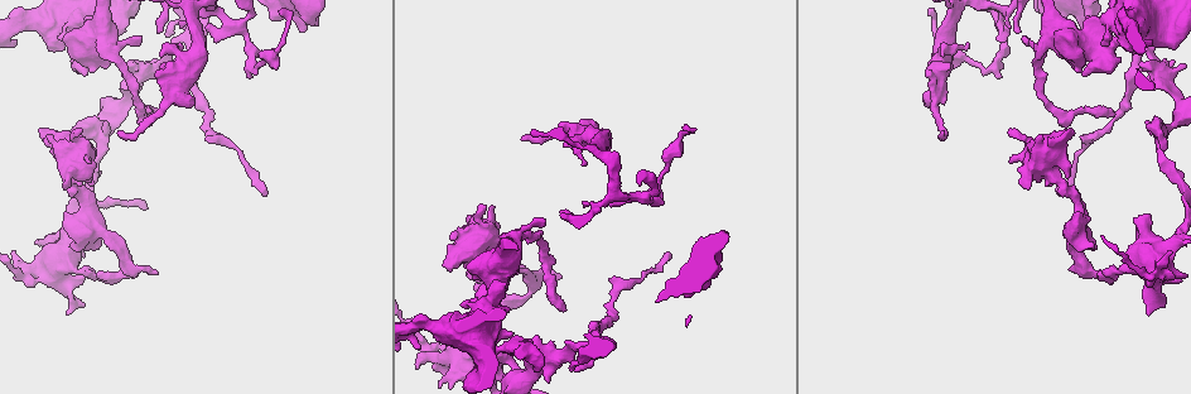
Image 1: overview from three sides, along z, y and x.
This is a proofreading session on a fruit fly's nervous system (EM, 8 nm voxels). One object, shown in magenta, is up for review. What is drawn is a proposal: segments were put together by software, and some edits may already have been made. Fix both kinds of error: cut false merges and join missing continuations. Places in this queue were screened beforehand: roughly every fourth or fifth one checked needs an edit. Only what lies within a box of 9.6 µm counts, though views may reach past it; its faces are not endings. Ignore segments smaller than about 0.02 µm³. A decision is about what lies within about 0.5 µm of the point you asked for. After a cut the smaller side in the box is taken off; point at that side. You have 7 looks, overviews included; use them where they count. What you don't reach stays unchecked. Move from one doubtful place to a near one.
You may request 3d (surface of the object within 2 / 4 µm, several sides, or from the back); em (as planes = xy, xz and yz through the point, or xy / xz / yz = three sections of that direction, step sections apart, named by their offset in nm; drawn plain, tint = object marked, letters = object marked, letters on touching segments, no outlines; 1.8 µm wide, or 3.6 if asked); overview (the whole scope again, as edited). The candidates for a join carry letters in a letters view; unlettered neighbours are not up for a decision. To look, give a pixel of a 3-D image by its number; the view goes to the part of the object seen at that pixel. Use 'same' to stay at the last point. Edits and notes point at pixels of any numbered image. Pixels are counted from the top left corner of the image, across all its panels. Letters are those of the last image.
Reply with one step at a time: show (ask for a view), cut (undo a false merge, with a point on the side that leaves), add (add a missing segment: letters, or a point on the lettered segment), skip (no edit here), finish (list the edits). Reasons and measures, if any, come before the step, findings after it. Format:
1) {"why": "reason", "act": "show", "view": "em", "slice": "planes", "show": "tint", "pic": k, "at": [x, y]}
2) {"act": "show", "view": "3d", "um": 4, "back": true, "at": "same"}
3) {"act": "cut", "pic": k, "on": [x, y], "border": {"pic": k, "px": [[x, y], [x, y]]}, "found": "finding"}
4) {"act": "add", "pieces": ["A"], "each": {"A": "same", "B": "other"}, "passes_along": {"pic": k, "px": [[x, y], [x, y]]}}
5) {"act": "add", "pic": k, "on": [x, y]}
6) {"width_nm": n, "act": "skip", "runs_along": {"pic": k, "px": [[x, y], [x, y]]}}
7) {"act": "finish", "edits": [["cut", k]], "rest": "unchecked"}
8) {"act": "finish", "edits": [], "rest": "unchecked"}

{"why": "branch stops here", "act": "show", "view": "3d", "um": 4, "back": true, "pic": 1, "at": [85, 305]}

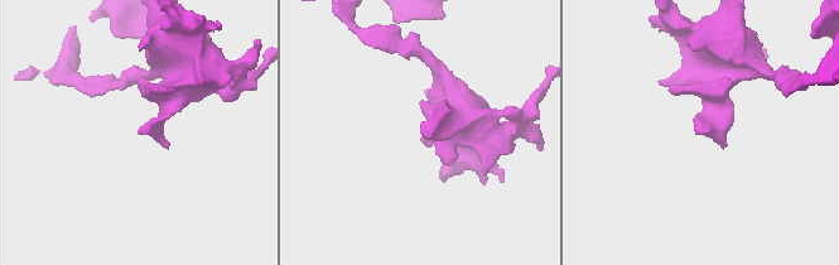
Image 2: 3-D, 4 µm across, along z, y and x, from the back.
{"why": "need the tissue", "act": "show", "view": "em", "slice": "yz", "step": 16, "show": "tint", "pic": 2, "at": [141, 133]}

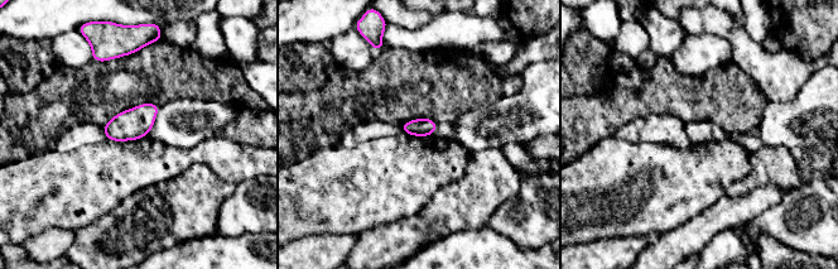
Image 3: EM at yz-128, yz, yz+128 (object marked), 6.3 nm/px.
{"why": "what lies round it", "act": "show", "view": "em", "slice": "yz", "step": 16, "show": "letters", "at": "same"}

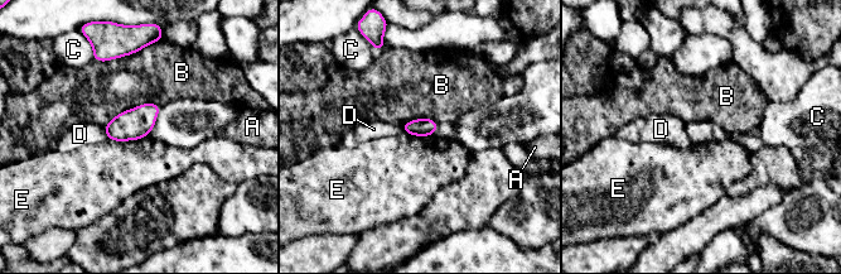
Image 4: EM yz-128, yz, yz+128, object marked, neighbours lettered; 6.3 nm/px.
{"longest_contact_nm": ["E", 280], "act": "skip", "each": {"A": "other", "B": "other", "C": "other", "D": "other", "E": "other"}, "border": {"pic": 4, "px": [[148, 135], [127, 140], [106, 139]]}, "found": "no lettered segment goes on from it"}

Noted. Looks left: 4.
{"why": "sudden change in width", "act": "show", "view": "em", "um": 3.6, "slice": "xz", "step": 8, "show": "letters", "pic": 1, "at": [1181, 236]}

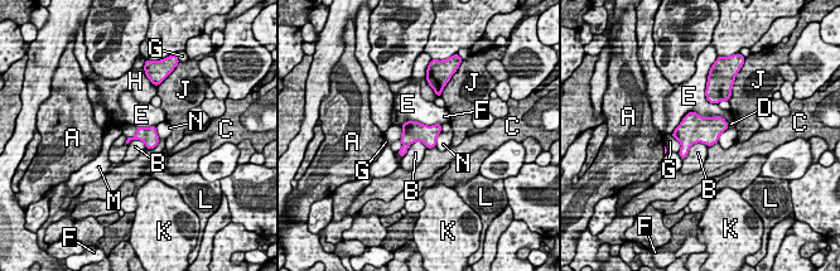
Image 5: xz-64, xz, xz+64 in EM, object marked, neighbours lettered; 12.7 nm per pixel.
{"why": "cut it another way", "act": "show", "view": "em", "um": 3.6, "slice": "planes", "show": "letters", "at": "same"}

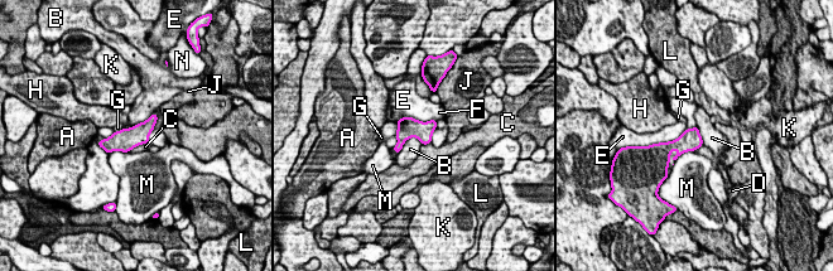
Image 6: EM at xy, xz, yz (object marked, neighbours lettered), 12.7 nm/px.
{"longest_contact_nm": ["E", 440], "act": "skip", "each": {"A": "other", "B": "other", "C": "other", "D": "other", "E": "other", "F": "other", "G": "other", "H": "other", "J": "other", "K": "other", "L": "other", "M": "other", "N": "other"}, "border": {"pic": 6, "px": [[422, 143], [409, 138], [398, 154]]}, "found": "continuous, no second cell"}

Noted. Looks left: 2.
{"why": "an open end", "act": "show", "view": "3d", "um": 4, "pic": 1, "at": [505, 332]}

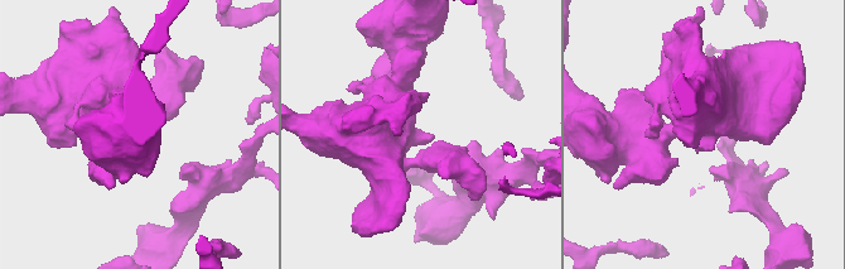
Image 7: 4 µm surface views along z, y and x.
{"why": "shape alone is not enough", "act": "show", "view": "em", "slice": "planes", "show": "letters", "pic": 7, "at": [421, 134]}

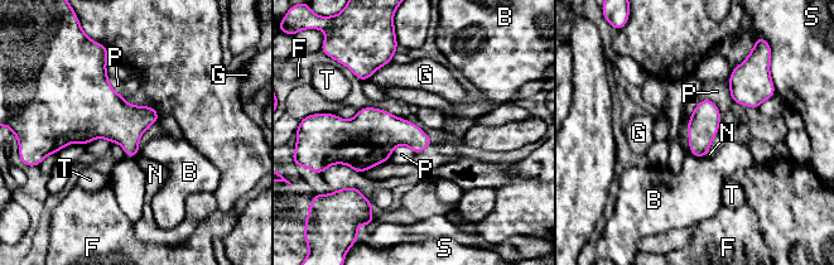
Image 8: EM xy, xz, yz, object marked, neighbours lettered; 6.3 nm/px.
{"act": "skip", "each": {"B": "other", "F": "other", "G": "other", "N": "other", "P": "other", "S": "other", "T": "other"}, "border": {"pic": 8, "px": [[704, 97], [721, 115], [717, 134]]}, "found": "no lettered segment goes on from it"}

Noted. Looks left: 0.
{"act": "finish", "edits": [], "rest": "unchecked"}

